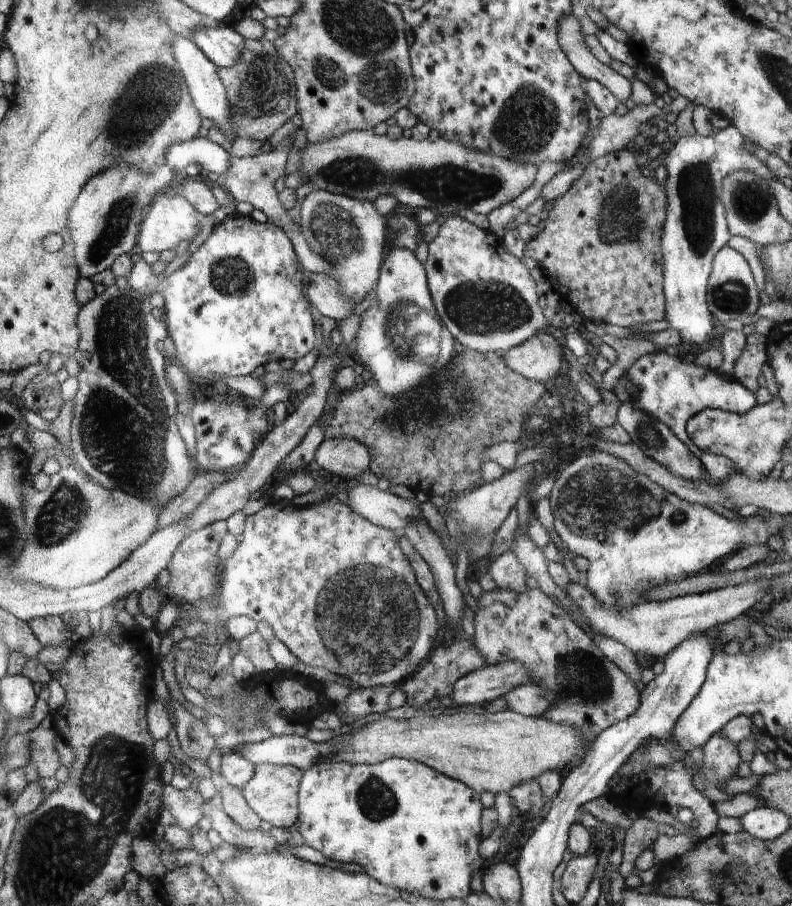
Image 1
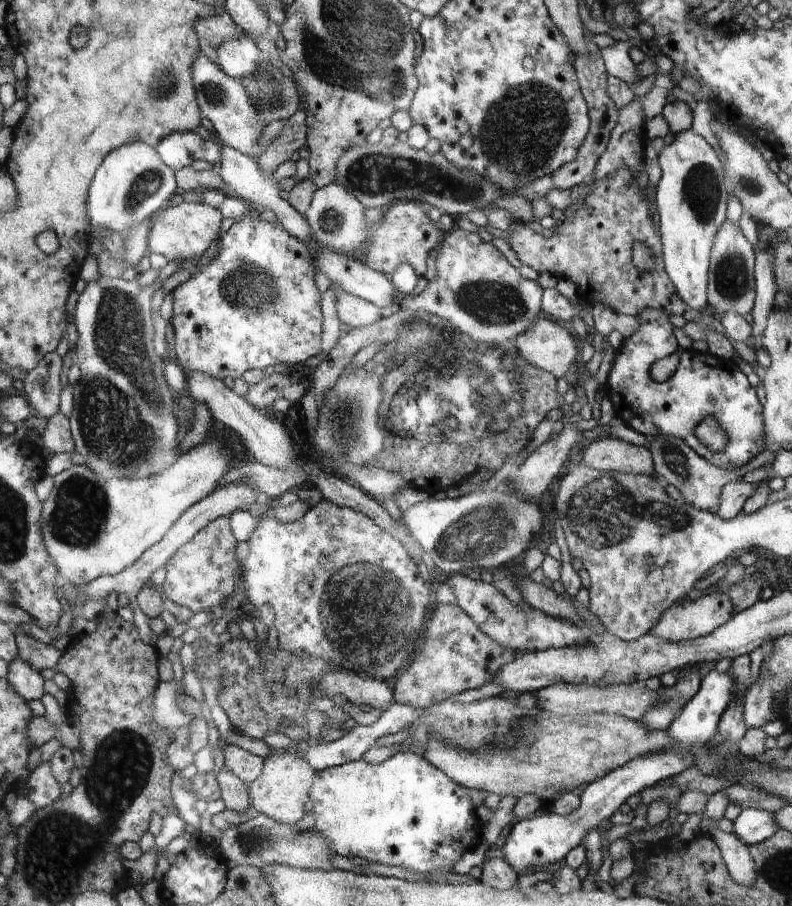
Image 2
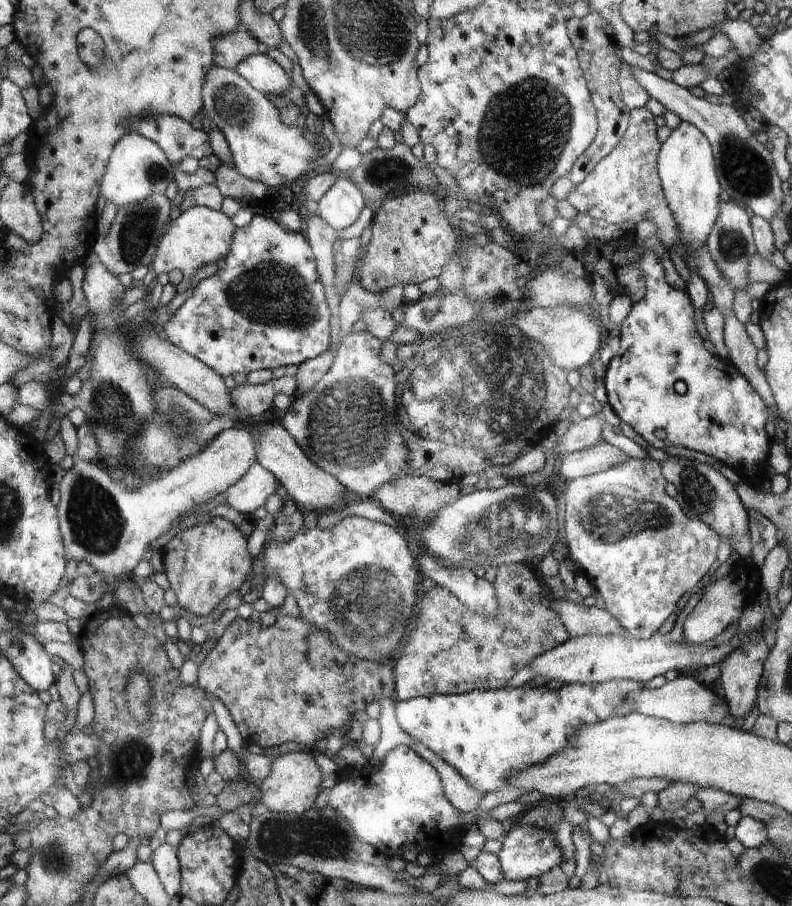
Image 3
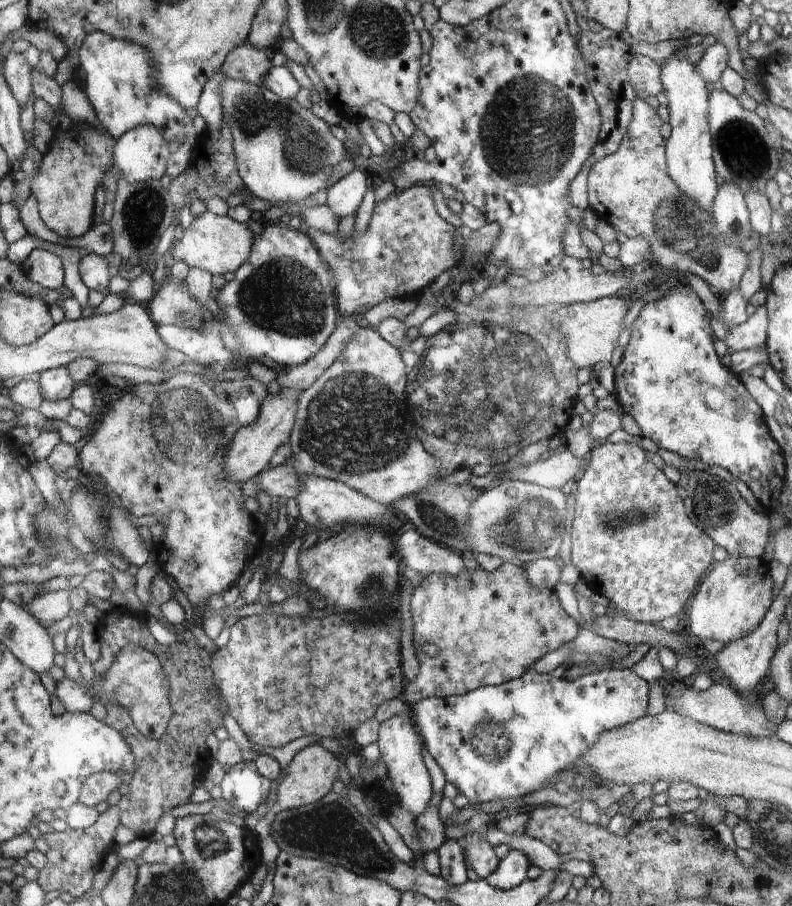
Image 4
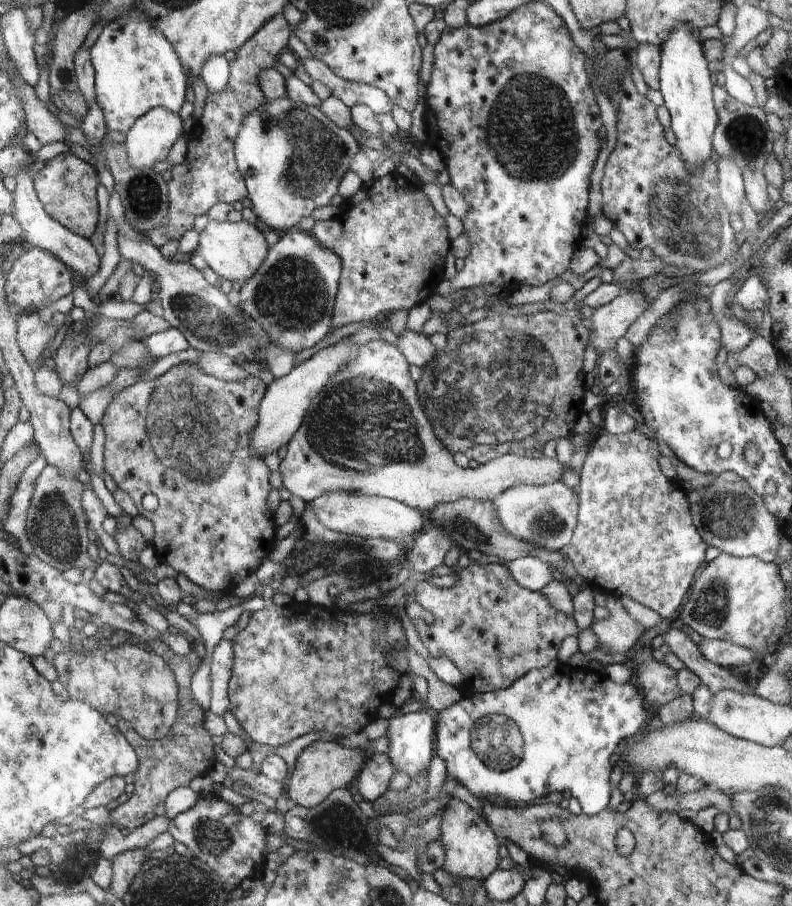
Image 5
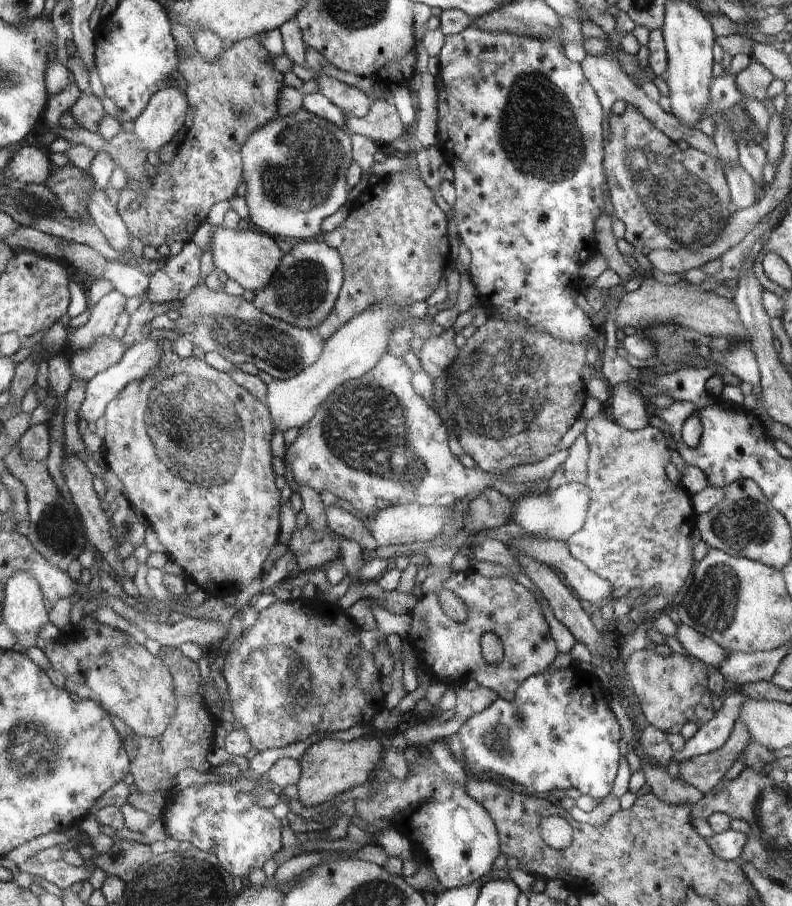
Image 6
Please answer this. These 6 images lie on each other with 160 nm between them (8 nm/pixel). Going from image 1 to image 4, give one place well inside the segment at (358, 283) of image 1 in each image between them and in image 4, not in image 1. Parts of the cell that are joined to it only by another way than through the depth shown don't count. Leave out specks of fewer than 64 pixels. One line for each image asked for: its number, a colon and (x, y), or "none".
2: (336, 219)
3: (340, 206)
4: (345, 197)

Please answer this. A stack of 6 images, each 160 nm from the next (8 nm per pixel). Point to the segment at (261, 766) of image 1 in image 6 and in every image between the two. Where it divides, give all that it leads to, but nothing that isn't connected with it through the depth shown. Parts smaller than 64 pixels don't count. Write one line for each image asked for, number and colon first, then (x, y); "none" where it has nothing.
2: (282, 792)
3: (292, 786)
4: (308, 778)
5: (324, 766)
6: (330, 767)

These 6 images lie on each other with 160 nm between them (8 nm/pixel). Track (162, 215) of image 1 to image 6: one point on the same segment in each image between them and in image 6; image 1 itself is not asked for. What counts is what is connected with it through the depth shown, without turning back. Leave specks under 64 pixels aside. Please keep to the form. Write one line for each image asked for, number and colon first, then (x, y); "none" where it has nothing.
2: (180, 232)
3: (199, 236)
4: (218, 244)
5: (236, 251)
6: (251, 258)

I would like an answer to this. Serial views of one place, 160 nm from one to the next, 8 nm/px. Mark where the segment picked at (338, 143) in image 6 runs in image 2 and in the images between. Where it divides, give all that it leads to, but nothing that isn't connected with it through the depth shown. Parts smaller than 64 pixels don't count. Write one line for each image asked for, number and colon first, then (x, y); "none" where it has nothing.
2: (225, 101)
3: (263, 149)
4: (284, 153)
5: (291, 155)

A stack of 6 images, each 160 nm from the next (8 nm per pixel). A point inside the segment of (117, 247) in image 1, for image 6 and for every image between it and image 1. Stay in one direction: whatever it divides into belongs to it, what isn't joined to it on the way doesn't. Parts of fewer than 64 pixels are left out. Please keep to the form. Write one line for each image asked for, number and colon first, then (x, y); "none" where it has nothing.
2: (134, 183)
3: (138, 168)
4: (141, 155)
5: (149, 140)
6: (157, 125)

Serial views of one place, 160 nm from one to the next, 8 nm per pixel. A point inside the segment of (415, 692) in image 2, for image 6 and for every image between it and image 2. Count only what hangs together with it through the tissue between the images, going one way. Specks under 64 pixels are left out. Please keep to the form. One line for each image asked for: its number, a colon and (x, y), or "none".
3: (451, 650)
4: (486, 628)
5: (495, 632)
6: (449, 648)

